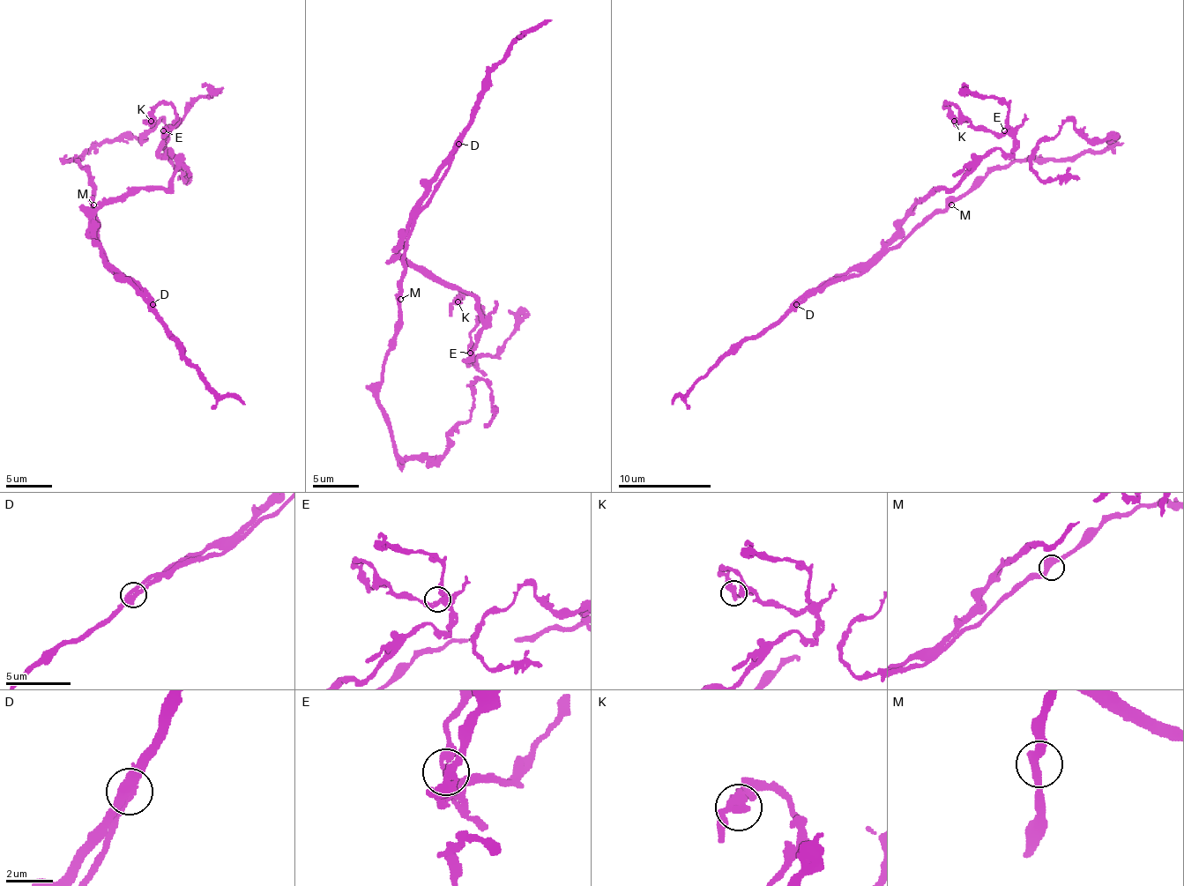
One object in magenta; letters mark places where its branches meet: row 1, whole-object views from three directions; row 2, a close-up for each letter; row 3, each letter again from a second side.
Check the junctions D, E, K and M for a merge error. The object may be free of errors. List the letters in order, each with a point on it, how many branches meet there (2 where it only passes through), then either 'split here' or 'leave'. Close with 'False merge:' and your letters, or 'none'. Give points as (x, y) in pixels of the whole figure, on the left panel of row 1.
D: at (152, 304); 2 branches meet; split here
E: at (163, 130); 4 branches meet; leave
K: at (151, 121); 2 branches meet; leave
M: at (93, 204); 2 branches meet; leave
False merge: D

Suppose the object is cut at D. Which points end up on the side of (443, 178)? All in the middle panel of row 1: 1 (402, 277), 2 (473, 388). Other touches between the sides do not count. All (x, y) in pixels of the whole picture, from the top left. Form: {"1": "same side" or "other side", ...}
{"1": "same side", "2": "same side"}

